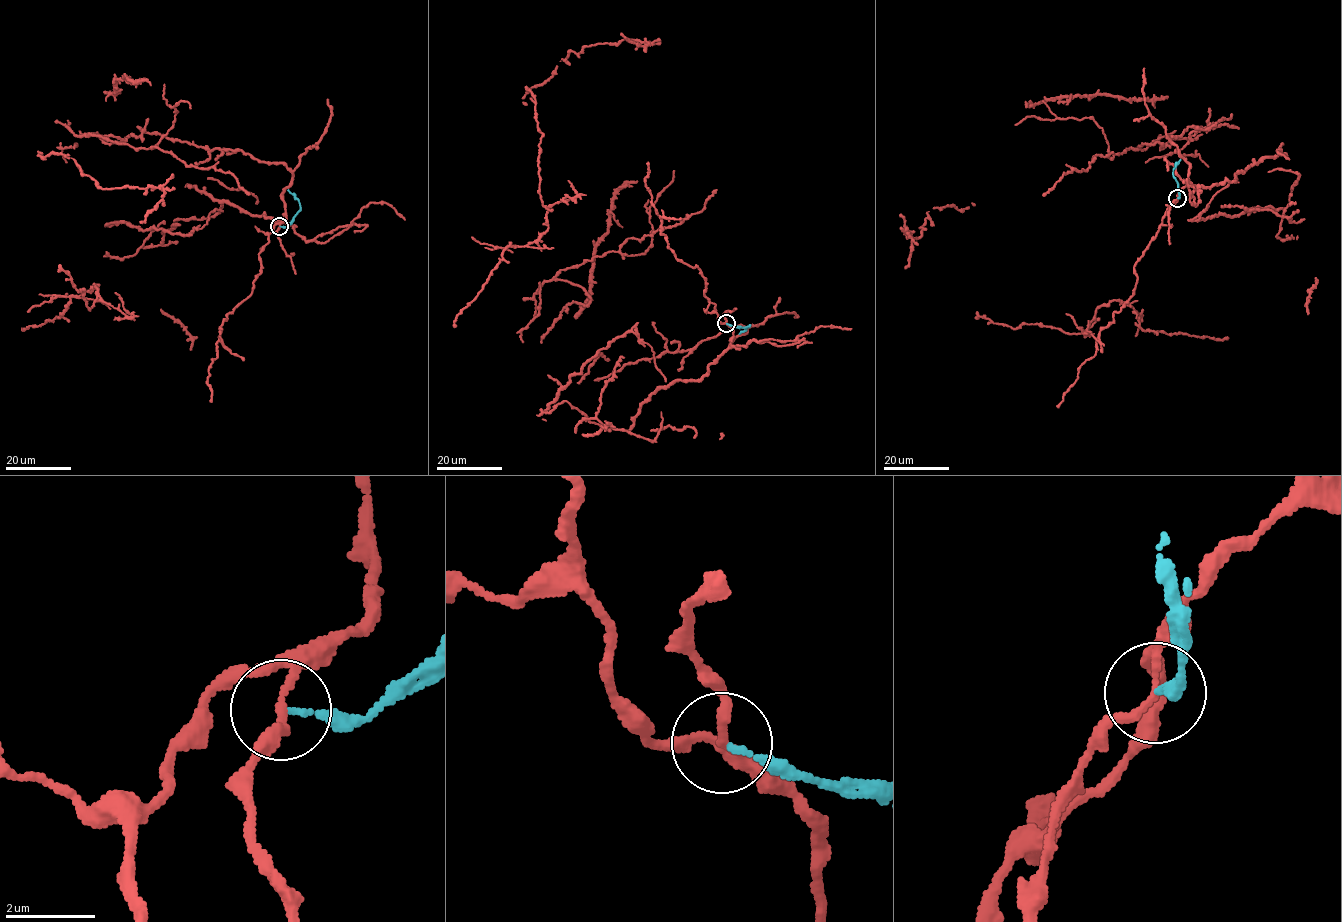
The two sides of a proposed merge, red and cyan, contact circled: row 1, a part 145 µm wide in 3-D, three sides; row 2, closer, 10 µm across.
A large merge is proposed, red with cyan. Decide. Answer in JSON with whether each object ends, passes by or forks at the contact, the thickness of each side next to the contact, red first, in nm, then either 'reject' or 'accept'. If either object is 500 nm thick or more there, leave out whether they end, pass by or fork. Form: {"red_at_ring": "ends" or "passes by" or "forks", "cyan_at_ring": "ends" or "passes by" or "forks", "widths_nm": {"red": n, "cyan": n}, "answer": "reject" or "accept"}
{"red_at_ring": "passes by", "cyan_at_ring": "ends", "widths_nm": {"red": 170, "cyan": 120}, "answer": "reject"}

